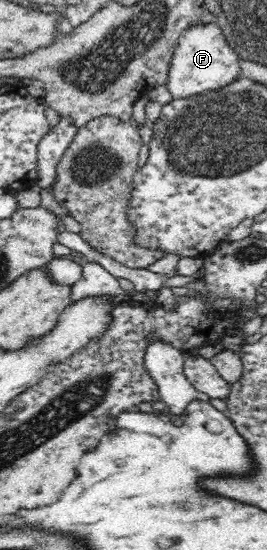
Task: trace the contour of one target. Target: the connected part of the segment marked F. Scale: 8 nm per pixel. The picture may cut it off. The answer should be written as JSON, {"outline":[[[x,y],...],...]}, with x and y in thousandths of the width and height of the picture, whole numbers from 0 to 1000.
{"outline":[[[734,40],[678,56],[667,69],[633,131],[625,133],[622,158],[648,178],[712,178],[727,171],[794,165],[861,153],[899,136],[891,120],[891,95],[846,75],[846,65],[816,40]]]}

